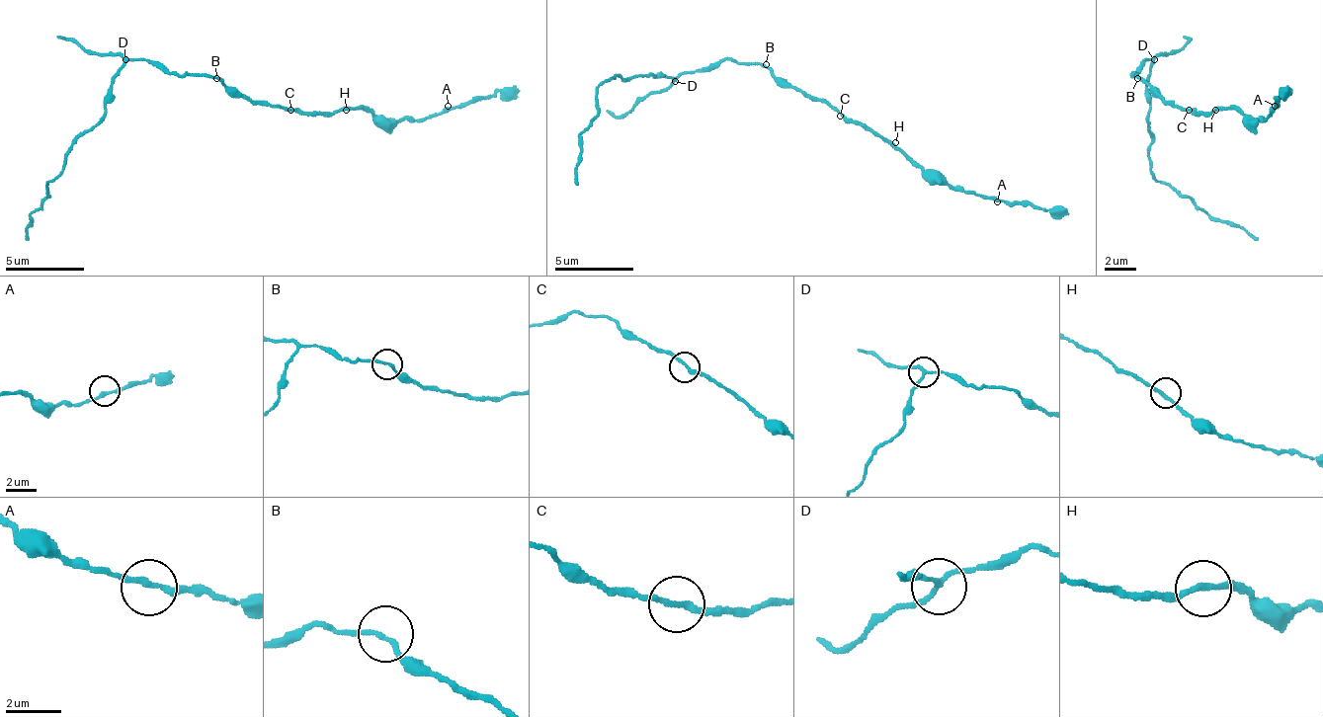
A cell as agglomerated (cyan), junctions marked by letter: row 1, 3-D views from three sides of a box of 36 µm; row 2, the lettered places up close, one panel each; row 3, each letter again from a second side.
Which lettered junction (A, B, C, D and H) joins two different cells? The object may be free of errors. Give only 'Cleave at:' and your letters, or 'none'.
Cleave at: D

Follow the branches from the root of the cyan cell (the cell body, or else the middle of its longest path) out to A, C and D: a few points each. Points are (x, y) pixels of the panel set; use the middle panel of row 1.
A: (762, 68), (891, 138), (954, 190), (973, 190), (997, 201)
C: (762, 68), (770, 68), (782, 80), (793, 88), (801, 88), (809, 96), (824, 100), (840, 116)
D: (762, 68), (758, 64), (714, 60), (706, 68), (683, 72), (676, 80)

